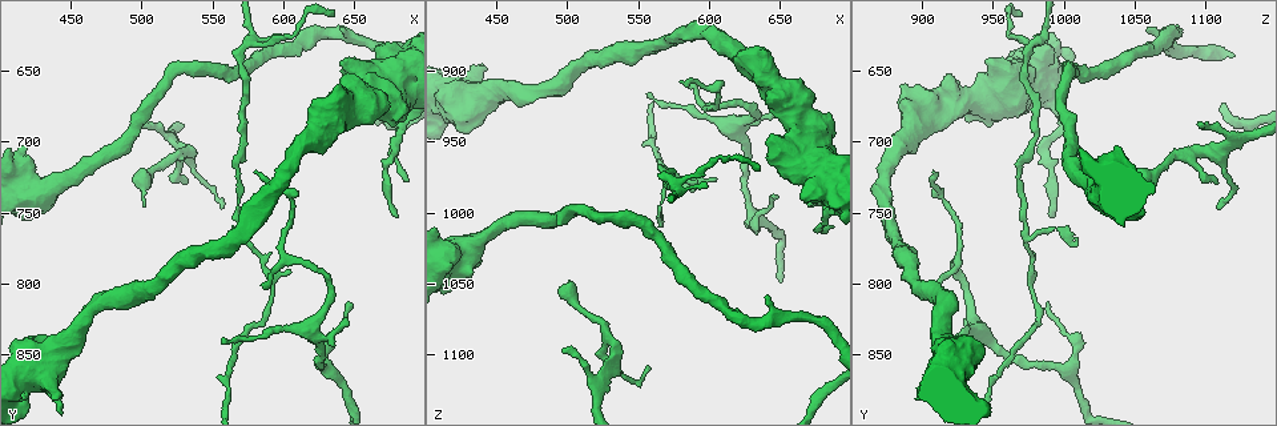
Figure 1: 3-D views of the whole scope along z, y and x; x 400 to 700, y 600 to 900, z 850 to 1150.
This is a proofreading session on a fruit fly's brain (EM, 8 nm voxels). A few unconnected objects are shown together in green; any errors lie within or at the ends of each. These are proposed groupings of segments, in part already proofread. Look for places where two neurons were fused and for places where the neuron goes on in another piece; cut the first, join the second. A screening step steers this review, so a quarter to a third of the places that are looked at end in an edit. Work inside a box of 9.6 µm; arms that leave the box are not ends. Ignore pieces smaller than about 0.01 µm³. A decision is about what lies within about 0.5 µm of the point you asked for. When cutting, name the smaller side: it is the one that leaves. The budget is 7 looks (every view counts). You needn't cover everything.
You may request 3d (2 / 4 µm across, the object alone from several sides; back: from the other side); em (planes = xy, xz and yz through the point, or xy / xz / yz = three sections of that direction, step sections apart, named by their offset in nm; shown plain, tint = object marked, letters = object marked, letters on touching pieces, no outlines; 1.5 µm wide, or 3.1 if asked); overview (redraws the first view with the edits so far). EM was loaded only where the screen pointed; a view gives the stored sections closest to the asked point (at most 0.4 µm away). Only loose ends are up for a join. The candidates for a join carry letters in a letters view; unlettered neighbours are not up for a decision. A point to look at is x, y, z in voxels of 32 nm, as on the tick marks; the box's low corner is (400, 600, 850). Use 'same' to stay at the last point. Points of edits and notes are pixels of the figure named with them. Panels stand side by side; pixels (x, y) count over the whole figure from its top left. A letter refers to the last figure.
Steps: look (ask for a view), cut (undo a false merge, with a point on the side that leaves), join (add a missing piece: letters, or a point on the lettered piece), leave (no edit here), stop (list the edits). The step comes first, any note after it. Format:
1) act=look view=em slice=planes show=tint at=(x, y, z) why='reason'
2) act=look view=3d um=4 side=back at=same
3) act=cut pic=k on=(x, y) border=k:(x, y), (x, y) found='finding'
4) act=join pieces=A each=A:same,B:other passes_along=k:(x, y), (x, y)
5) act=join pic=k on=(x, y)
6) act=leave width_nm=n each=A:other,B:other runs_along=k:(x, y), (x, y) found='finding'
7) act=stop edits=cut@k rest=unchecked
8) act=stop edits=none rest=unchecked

act=look view=em slice=yz step=8 show=plain at=(646, 810, 986) why='tapers out'

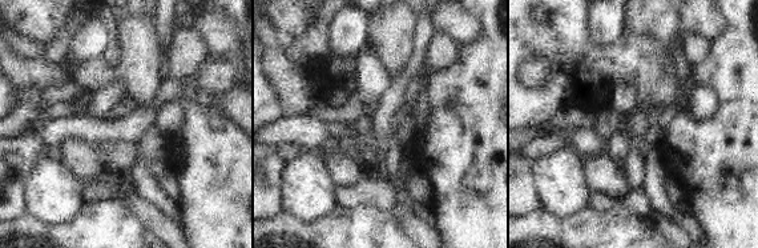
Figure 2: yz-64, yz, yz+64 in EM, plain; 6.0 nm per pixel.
act=look view=em slice=yz step=8 show=letters at=same

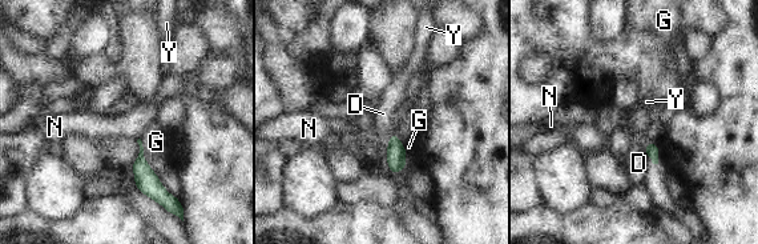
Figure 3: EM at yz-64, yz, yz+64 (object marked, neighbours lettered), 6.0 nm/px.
act=leave each=D:other,G:other,N:other,Y:other border=3:(391, 134), (387, 142), (390, 174) found='none of them fits'

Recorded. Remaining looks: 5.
act=look view=em slice=yz step=8 show=letters at=(638, 660, 886) why='branch stops here'

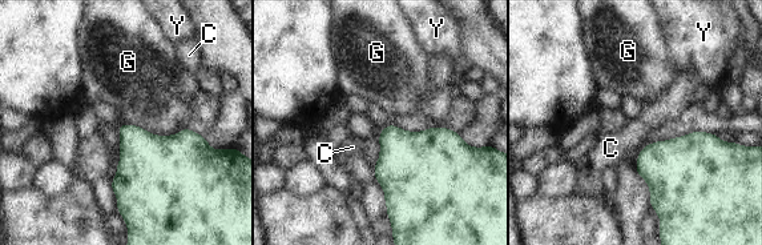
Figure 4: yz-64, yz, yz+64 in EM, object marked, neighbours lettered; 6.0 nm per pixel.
act=look view=em slice=planes show=letters at=same

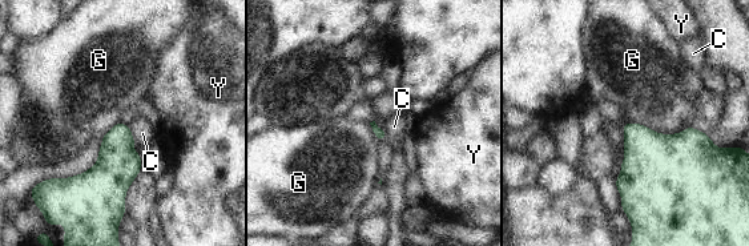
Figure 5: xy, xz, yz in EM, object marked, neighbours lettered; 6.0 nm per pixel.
act=leave each=C:other,G:other,Y:other found='no lettered piece goes on from it'

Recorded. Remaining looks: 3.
act=look view=em slice=planes show=letters at=(440, 882, 902) why='branch stops here'

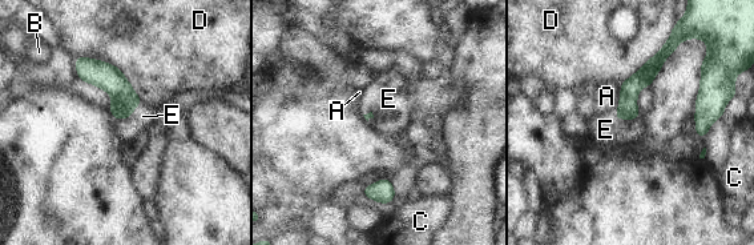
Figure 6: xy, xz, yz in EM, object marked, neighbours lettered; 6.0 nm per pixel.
act=join pieces=E each=A:other,B:other,C:other,D:other,E:same passes_along=6:(124, 99), (130, 116), (142, 116) found='it goes on there'

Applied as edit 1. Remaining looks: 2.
act=stop edits=join@6 rest=unchecked

